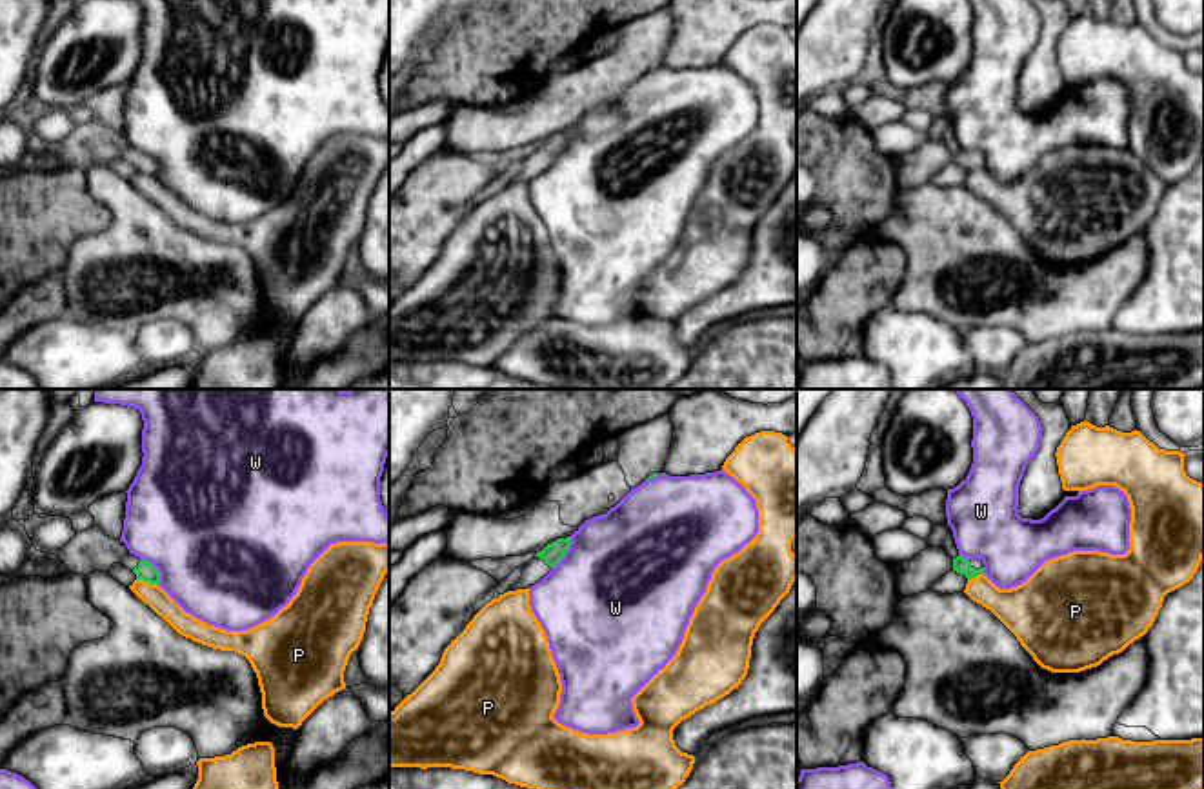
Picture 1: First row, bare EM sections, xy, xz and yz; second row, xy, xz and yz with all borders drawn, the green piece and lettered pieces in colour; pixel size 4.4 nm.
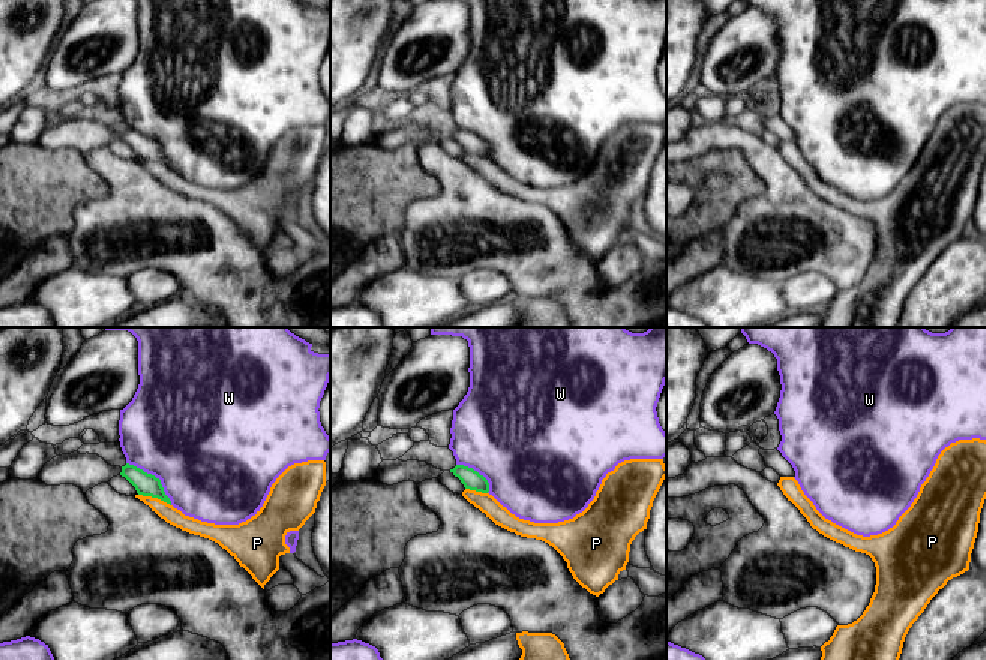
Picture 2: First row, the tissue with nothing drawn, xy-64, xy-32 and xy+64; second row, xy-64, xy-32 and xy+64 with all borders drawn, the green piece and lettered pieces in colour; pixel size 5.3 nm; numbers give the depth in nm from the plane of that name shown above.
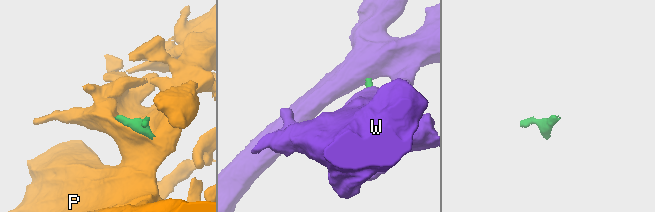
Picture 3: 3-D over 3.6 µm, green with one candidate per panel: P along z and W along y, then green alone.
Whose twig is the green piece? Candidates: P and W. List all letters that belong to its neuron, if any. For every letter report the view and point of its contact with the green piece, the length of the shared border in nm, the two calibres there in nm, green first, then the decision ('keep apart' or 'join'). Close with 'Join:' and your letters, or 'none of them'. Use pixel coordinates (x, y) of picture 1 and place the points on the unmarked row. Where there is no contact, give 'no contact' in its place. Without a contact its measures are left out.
P: contact xy (148, 173); length 100 nm; calibres 90 and 100 nm; keep apart
W: contact xy (157, 162); length 150 nm; calibres 90 and 500 nm; keep apart
Join: none of them

